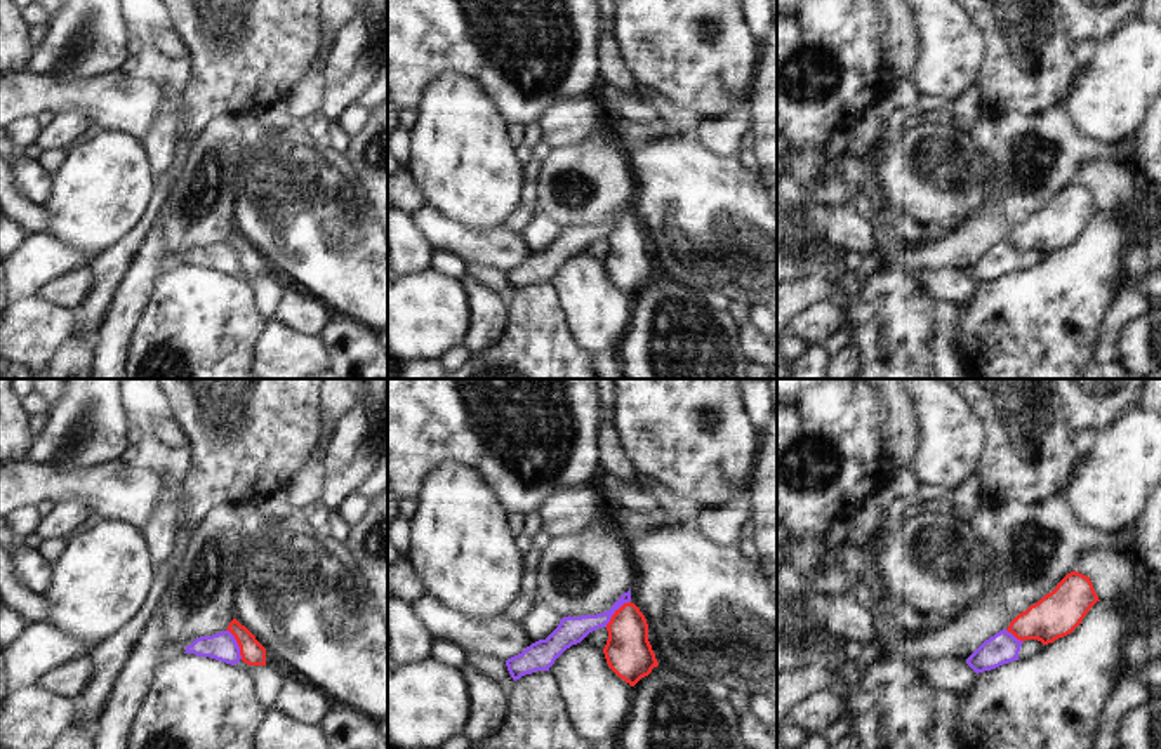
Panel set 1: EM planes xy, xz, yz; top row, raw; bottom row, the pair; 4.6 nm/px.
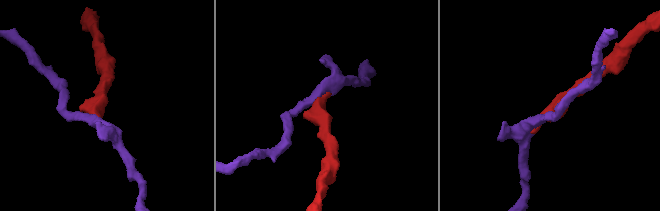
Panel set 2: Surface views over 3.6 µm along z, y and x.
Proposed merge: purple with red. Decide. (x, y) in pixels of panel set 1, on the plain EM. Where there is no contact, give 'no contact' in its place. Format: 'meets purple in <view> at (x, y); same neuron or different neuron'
meets purple in xz at (614, 223); different neuron

